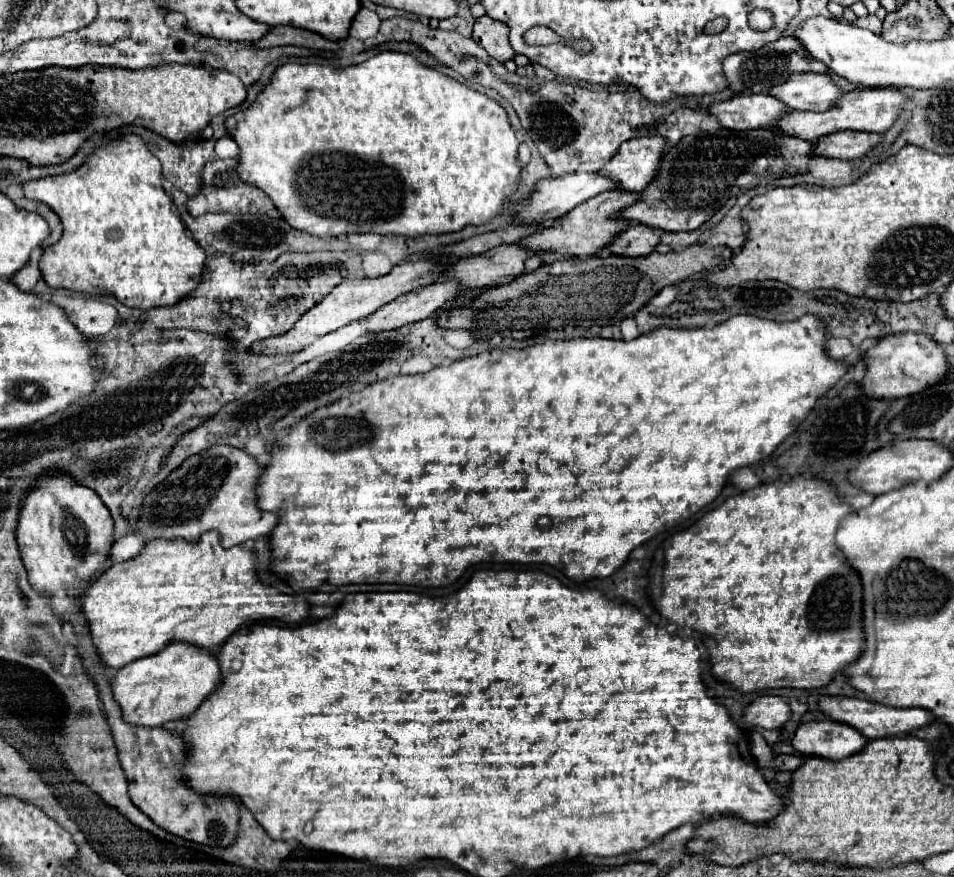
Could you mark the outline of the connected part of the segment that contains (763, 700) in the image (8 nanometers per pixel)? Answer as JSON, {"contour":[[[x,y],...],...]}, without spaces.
{"contour":[[[760,696],[744,708],[744,726],[760,726],[766,730],[780,728],[790,718],[790,706],[780,696]]]}

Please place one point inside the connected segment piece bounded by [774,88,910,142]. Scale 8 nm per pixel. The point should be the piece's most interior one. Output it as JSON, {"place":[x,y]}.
{"place":[870,110]}

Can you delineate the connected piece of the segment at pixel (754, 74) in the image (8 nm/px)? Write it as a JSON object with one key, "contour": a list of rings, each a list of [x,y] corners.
{"contour":[[[784,36],[778,38],[770,44],[766,44],[764,48],[756,50],[756,52],[738,52],[738,54],[730,54],[728,58],[724,58],[722,62],[722,72],[728,80],[728,88],[734,94],[762,94],[768,92],[770,86],[782,84],[786,82],[786,78],[794,72],[814,72],[814,74],[828,74],[828,68],[810,58],[806,54],[806,50],[802,50],[802,46],[798,44],[798,40],[794,36]]]}

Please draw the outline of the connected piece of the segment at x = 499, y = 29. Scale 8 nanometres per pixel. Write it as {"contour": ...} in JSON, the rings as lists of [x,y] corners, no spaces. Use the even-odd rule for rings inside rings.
{"contour":[[[482,16],[476,20],[472,38],[498,62],[514,58],[514,50],[508,42],[508,26],[502,22],[494,22],[490,16]]]}

